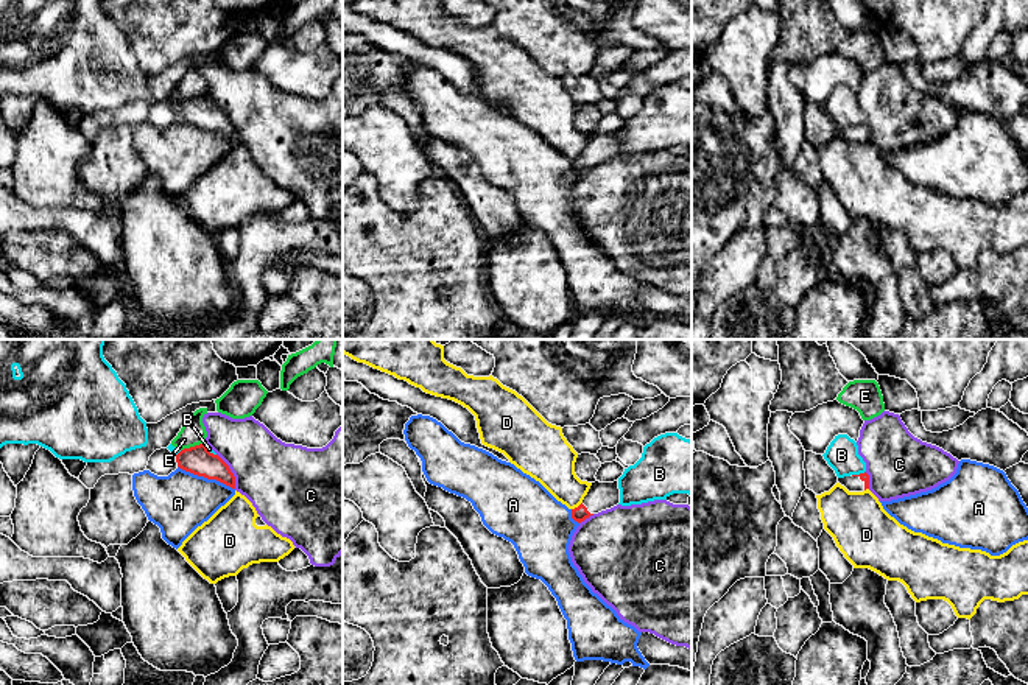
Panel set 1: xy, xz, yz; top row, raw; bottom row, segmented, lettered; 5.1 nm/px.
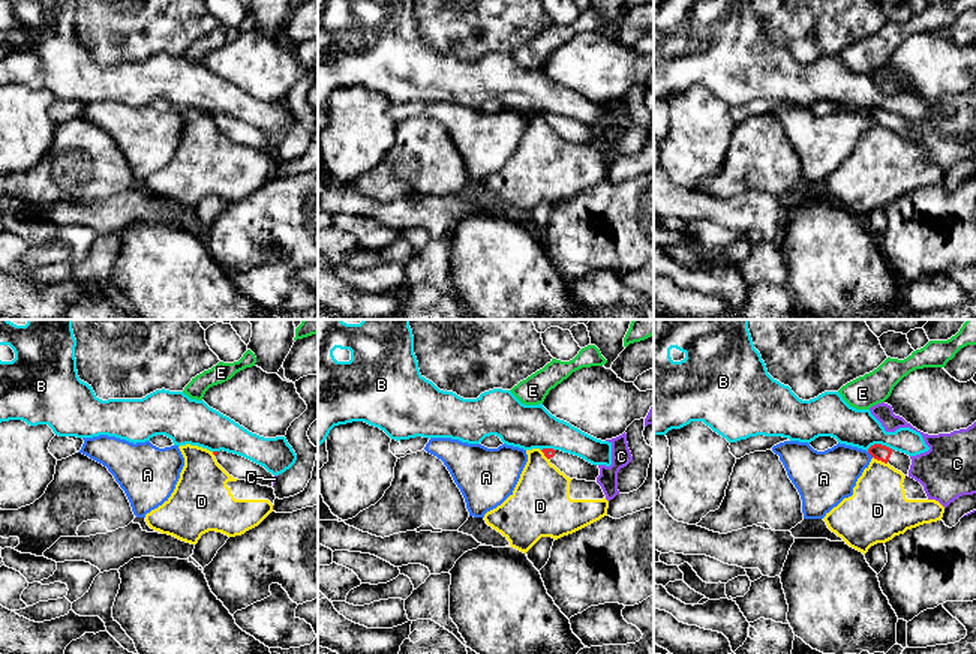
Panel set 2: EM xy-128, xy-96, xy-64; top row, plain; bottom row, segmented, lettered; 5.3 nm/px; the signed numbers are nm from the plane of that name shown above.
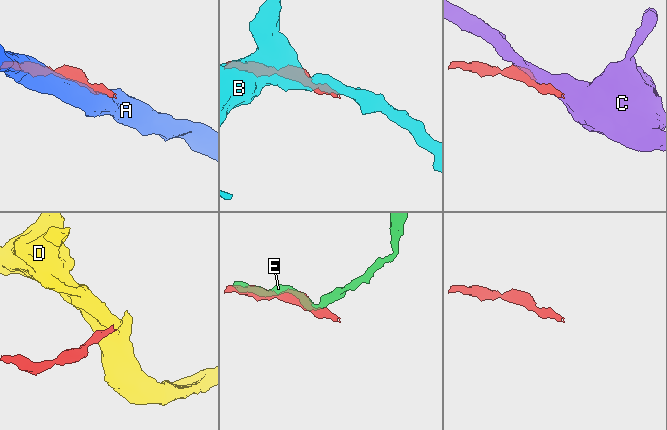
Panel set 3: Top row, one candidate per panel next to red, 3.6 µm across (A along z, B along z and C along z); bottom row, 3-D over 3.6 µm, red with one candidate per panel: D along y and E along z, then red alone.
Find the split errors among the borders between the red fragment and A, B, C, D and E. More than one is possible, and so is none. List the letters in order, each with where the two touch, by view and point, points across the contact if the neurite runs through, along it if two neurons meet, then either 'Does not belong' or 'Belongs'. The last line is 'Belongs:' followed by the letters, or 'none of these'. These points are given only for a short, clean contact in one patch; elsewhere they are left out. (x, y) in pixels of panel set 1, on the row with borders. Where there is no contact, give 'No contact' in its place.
A: Touches red at xy (206, 477). Boundary: xy (178, 466), (193, 474), (215, 478), (234, 489). Does not belong
B: Touches red at xy (207, 450). Boundary: xy (203, 444), (215, 455). Does not belong
C: Touches red at xy (229, 470). Does not belong
D: Touches red at xz (578, 506). Boundary: xz (581, 502), (572, 509). Does not belong
E: Touches red at xy (192, 447). Boundary: xy (203, 442), (181, 450). Does not belong
Belongs: none of these

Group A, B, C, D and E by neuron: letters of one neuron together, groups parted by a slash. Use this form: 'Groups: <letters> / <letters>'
Groups: A / B / C / D / E

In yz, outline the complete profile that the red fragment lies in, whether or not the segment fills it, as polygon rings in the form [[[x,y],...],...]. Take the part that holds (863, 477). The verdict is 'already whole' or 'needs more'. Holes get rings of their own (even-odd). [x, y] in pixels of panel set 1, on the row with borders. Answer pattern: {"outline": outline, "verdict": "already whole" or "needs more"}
{"outline": [[[866,472],[860,475],[850,475],[838,478],[838,483],[844,486],[849,492],[863,492],[869,489],[869,475]]], "verdict": "needs more"}

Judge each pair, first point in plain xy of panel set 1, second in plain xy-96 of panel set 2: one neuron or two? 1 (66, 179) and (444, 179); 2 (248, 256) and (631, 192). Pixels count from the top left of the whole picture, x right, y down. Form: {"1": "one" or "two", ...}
{"1": "two", "2": "one"}

